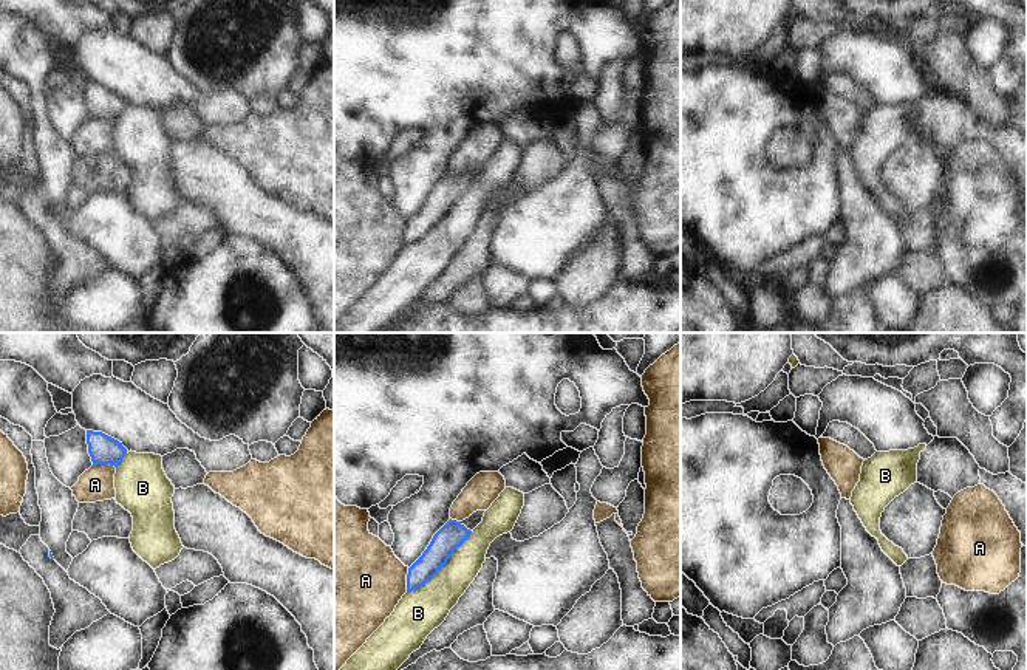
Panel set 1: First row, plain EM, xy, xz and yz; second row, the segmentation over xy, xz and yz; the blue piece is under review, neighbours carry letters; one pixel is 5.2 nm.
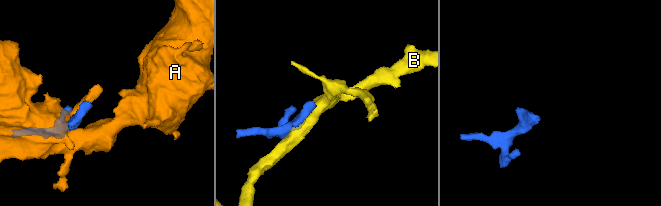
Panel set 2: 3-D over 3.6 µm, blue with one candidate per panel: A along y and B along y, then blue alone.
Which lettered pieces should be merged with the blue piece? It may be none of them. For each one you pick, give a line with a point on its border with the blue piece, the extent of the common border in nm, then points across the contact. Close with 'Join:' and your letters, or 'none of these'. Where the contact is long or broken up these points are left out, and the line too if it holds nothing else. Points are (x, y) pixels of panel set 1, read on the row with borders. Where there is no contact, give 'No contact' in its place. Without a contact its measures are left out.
Join: none of these.

